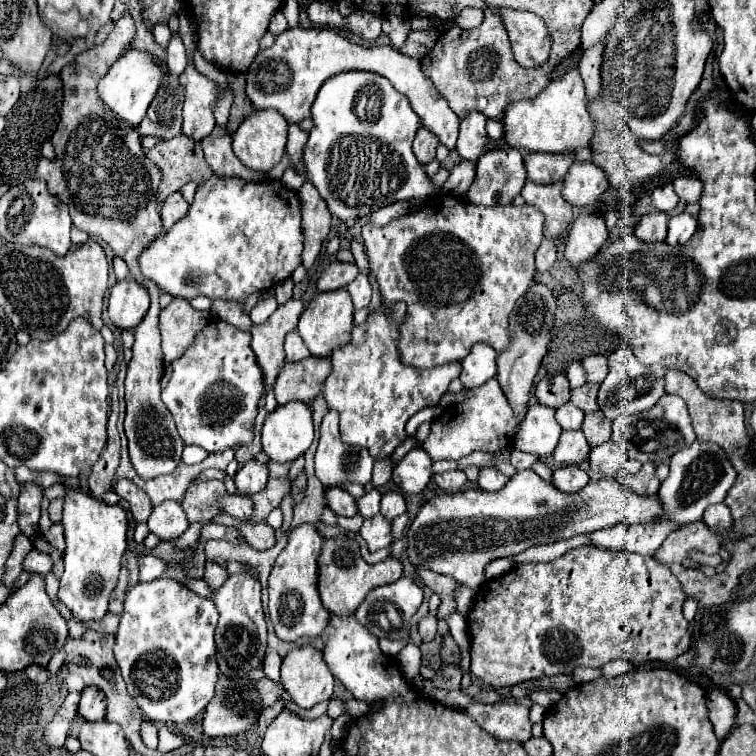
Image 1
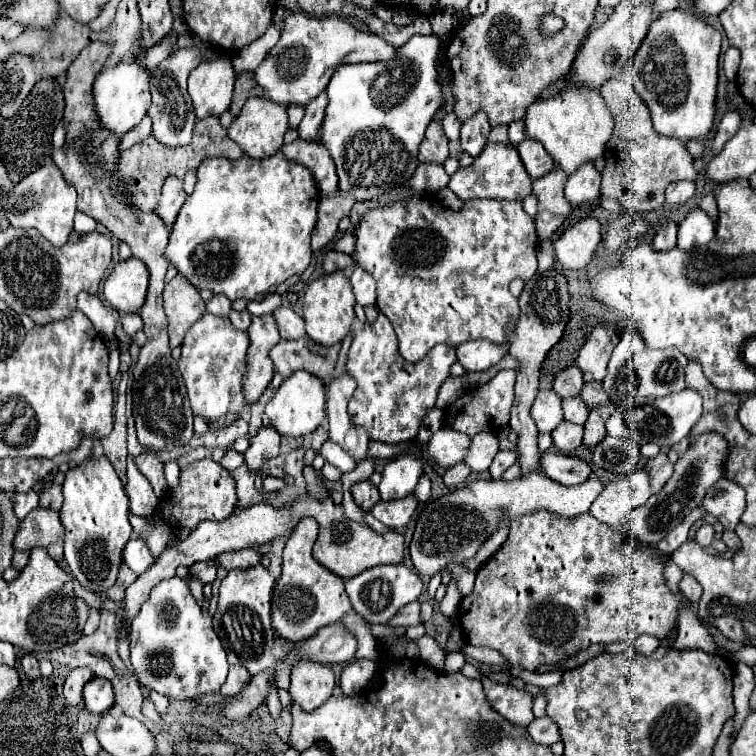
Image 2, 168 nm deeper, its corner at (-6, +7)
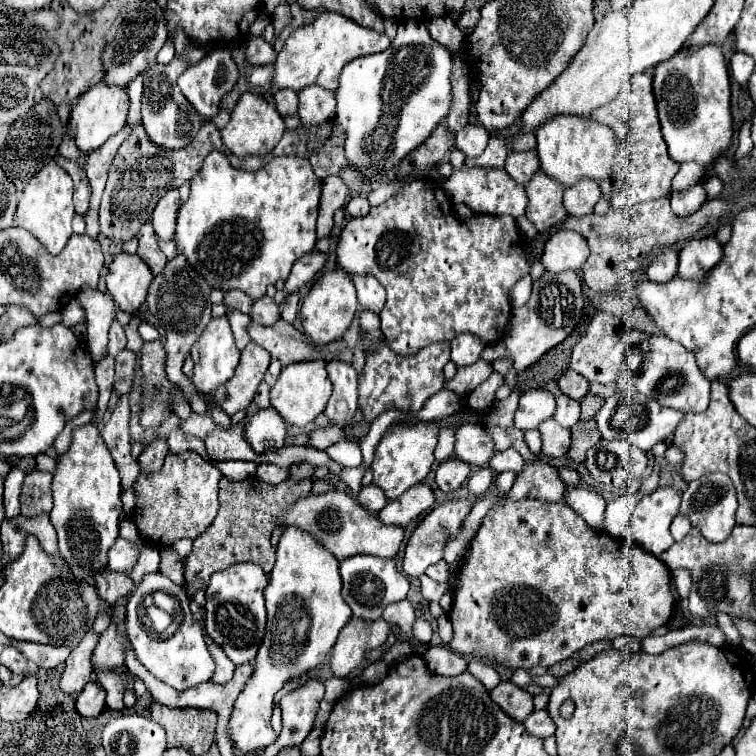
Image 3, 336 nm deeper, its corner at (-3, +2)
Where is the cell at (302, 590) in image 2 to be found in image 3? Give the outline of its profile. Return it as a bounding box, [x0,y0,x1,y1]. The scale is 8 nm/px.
[229,526,353,752]

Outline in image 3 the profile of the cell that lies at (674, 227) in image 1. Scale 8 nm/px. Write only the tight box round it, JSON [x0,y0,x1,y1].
[679,236,723,280]

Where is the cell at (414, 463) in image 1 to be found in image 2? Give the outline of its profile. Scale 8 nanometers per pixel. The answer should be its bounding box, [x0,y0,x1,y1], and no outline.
[428,429,472,467]

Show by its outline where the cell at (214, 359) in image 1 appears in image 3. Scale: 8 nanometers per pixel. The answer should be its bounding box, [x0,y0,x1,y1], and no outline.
[191,316,239,392]

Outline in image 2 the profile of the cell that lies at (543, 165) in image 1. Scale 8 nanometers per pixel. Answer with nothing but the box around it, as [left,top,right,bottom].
[516,139,554,179]

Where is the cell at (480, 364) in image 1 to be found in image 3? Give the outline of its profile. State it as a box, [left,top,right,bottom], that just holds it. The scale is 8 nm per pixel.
[451,334,485,366]

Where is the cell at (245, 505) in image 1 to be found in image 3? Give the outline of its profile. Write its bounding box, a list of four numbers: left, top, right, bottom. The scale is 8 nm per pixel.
[133,450,223,546]

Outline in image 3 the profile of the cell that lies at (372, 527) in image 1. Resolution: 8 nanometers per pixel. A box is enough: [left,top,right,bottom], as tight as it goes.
[377,484,435,528]

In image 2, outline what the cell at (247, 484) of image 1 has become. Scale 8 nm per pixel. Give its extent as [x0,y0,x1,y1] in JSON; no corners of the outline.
[244,427,282,469]

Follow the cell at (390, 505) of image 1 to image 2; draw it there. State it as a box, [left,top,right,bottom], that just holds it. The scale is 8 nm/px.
[378,453,422,501]

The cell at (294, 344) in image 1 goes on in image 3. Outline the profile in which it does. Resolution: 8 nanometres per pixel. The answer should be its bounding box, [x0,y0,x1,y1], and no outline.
[251,298,281,326]

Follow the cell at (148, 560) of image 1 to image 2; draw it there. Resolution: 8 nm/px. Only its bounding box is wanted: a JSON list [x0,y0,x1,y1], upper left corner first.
[122,539,154,573]

